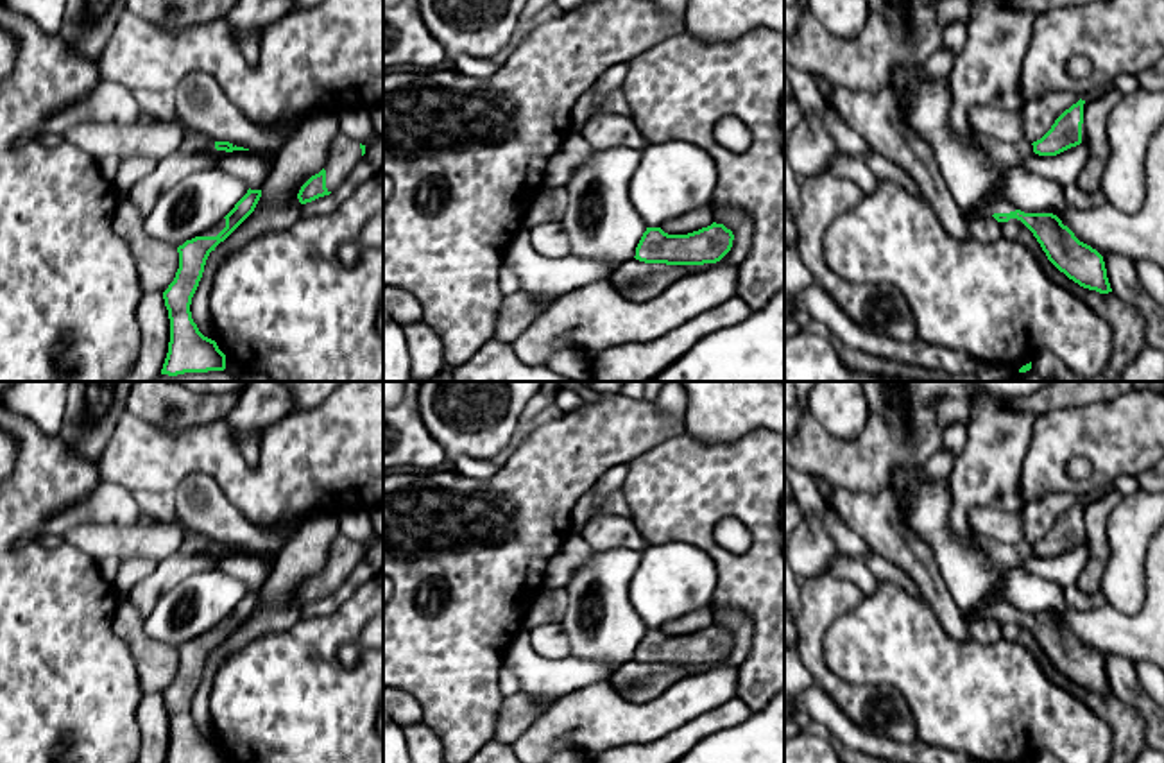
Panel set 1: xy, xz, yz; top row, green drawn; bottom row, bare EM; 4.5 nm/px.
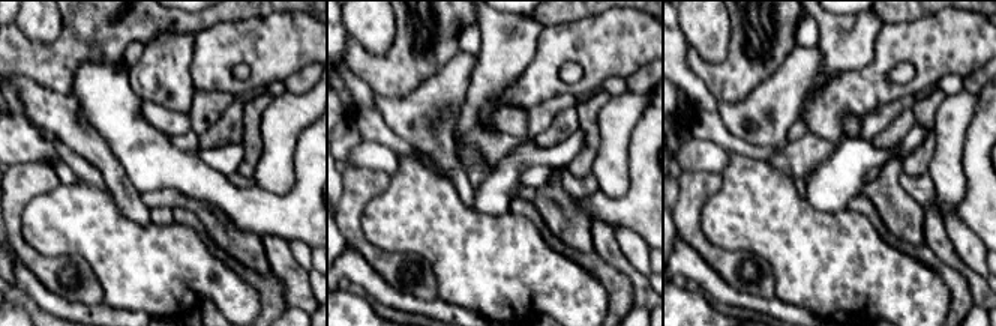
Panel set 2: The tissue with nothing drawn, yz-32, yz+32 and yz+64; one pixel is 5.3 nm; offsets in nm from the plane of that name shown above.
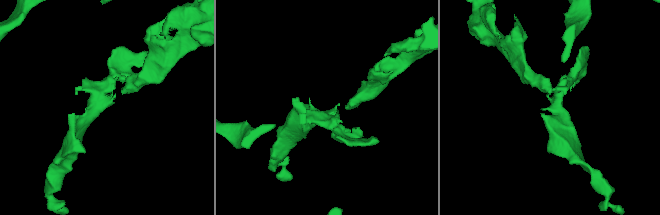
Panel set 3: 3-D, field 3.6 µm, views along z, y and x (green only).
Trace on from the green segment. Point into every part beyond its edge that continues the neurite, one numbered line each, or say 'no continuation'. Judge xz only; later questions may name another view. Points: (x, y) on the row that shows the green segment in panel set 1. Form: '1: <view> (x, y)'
no continuation

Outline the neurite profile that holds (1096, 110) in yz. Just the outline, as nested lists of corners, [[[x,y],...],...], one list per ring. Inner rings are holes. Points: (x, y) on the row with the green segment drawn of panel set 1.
[[[1112,86],[1100,95],[1085,99],[1083,124],[1087,159],[1074,183],[1074,186],[1083,192],[1100,192],[1100,179],[1110,154],[1107,140],[1107,118],[1121,97],[1123,93]]]

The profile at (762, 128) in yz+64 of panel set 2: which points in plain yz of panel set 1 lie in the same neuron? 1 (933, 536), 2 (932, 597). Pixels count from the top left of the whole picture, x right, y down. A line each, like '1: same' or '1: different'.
1: different
2: same

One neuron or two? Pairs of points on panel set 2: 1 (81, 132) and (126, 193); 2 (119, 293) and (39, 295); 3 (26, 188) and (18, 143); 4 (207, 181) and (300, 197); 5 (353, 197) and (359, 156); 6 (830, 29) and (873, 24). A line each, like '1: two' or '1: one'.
1: one
2: two
3: two
4: one
5: two
6: one

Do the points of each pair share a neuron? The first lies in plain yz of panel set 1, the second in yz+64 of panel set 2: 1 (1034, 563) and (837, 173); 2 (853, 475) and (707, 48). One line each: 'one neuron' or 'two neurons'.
1: one neuron
2: two neurons

